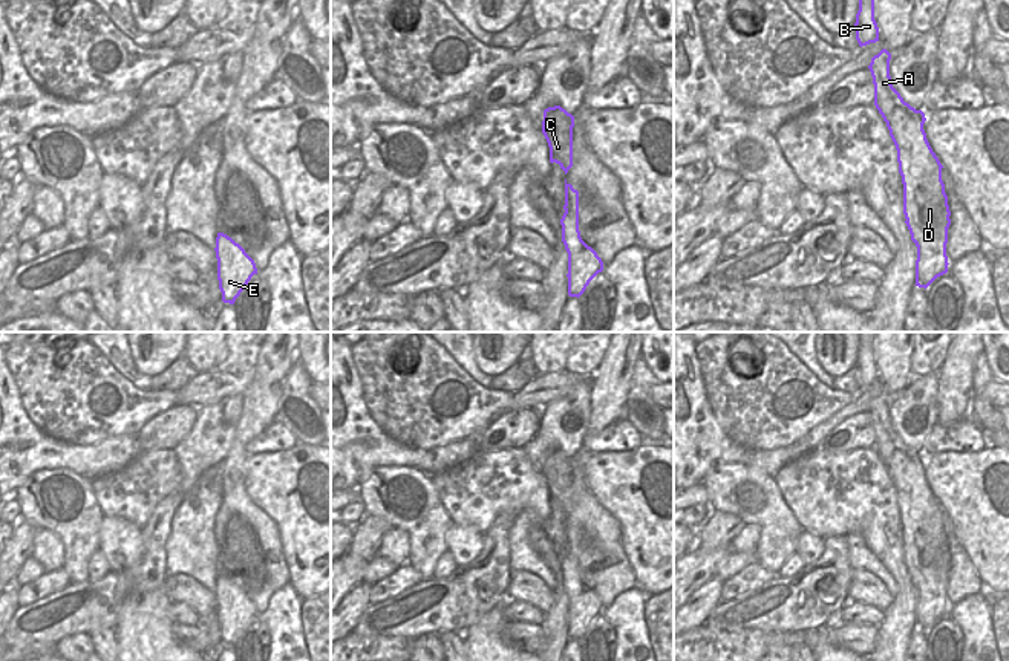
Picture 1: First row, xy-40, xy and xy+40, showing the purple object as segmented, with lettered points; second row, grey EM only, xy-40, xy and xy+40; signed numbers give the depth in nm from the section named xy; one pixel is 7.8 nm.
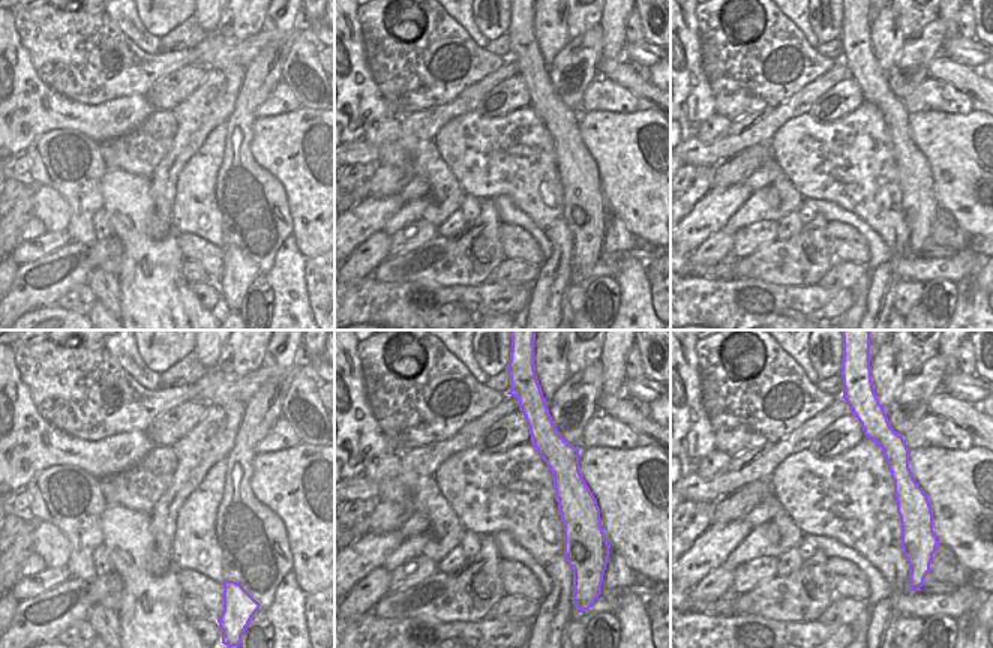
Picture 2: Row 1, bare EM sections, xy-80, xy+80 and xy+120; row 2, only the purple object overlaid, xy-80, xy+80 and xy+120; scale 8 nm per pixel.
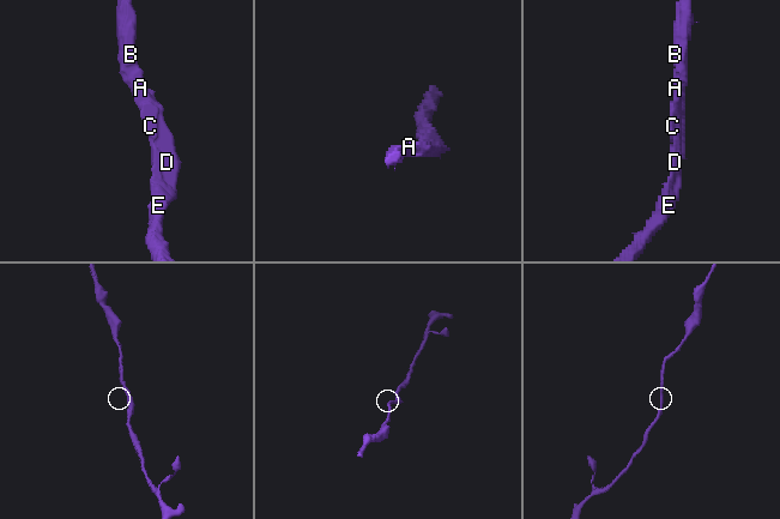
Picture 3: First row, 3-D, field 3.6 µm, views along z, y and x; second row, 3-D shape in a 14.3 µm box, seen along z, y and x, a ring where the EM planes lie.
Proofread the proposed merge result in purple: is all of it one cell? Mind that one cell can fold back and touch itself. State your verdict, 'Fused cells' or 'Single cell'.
Single cell.

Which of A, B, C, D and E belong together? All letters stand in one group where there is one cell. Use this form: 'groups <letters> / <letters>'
groups A B C D E

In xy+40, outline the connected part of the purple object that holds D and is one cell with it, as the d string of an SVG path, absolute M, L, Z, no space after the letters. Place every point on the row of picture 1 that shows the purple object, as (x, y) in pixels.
M882 49L868 66L874 84L874 106L882 115L897 150L903 184L903 214L917 246L916 286L928 288L948 272L948 228L951 211L939 158L932 151L922 110L903 101L890 77L891 54Z

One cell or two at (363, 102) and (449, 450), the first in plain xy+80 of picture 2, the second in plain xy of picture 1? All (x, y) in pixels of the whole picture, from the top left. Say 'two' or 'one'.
one

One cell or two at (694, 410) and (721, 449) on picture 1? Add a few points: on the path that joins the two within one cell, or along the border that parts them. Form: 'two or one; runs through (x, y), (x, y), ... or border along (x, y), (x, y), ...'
one; runs through (695, 420), (712, 439)

